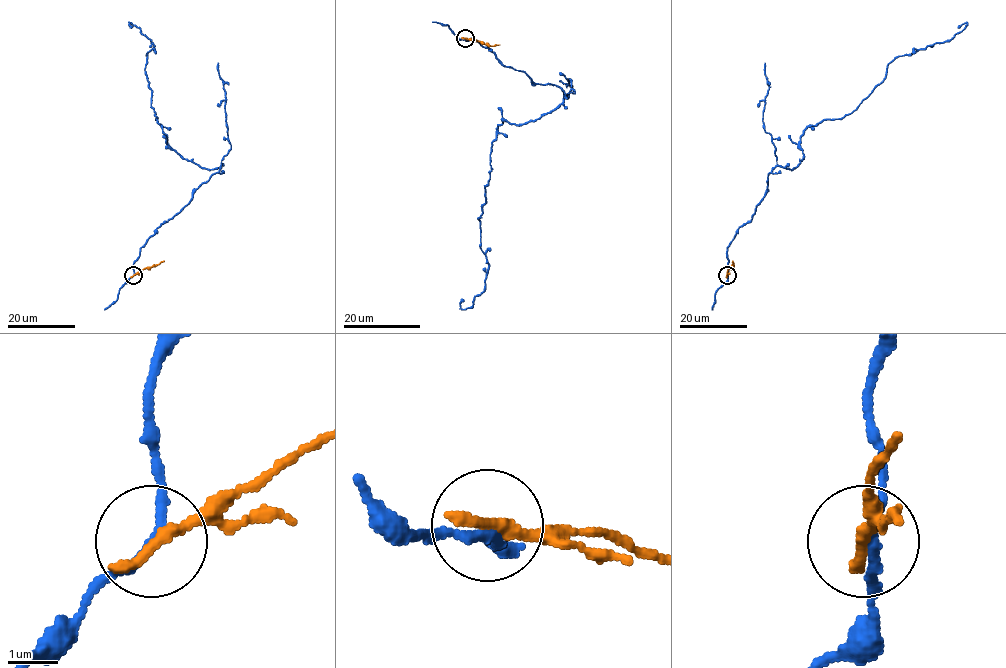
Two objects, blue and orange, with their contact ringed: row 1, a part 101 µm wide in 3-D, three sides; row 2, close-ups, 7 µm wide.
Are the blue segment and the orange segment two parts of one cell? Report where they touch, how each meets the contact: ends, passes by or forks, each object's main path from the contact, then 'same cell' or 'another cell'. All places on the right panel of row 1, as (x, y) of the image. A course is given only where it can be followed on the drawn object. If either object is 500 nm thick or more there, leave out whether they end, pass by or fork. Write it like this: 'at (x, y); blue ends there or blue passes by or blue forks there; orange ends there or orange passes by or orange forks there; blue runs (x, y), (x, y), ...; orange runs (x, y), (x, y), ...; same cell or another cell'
at (727, 275); blue passes by; orange ends there; blue runs (727, 275), (727, 247), (768, 174), (803, 158), (804, 130), (851, 113), (896, 57), (958, 27); orange runs (727, 275), (732, 260); another cell

